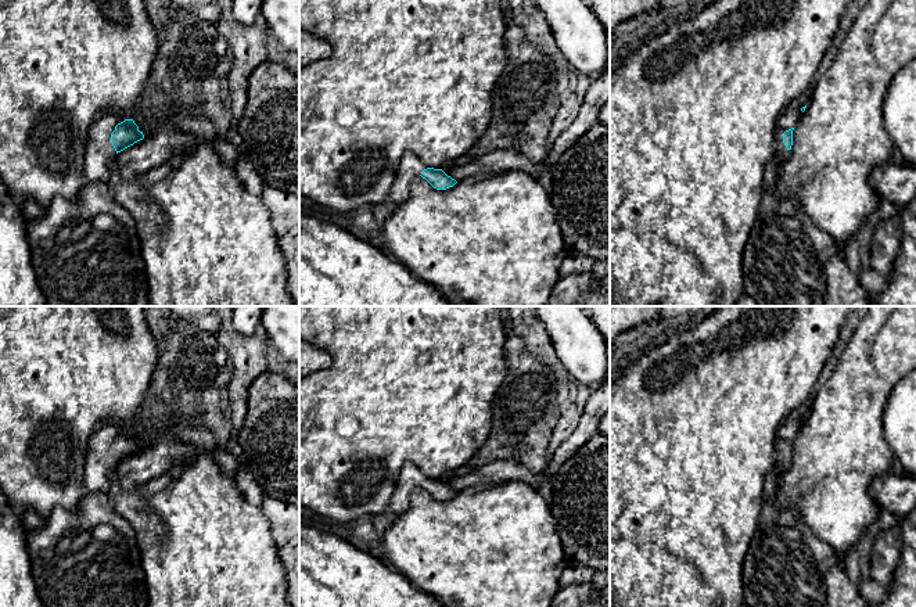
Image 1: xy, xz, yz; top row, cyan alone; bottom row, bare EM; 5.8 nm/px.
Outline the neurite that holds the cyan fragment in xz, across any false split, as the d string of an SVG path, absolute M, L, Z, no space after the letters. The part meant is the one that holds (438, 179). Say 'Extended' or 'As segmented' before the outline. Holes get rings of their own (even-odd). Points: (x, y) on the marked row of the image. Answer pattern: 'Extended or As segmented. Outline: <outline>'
Extended. Outline: M406 152L400 159L395 180L384 202L394 206L402 205L409 198L412 182L419 176L425 179L437 190L446 190L457 183L442 169L428 168L417 155Z

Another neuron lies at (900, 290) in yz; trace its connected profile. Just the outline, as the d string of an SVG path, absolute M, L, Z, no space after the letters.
M916 198L898 215L901 244L884 290L872 297L874 306L916 306Z

